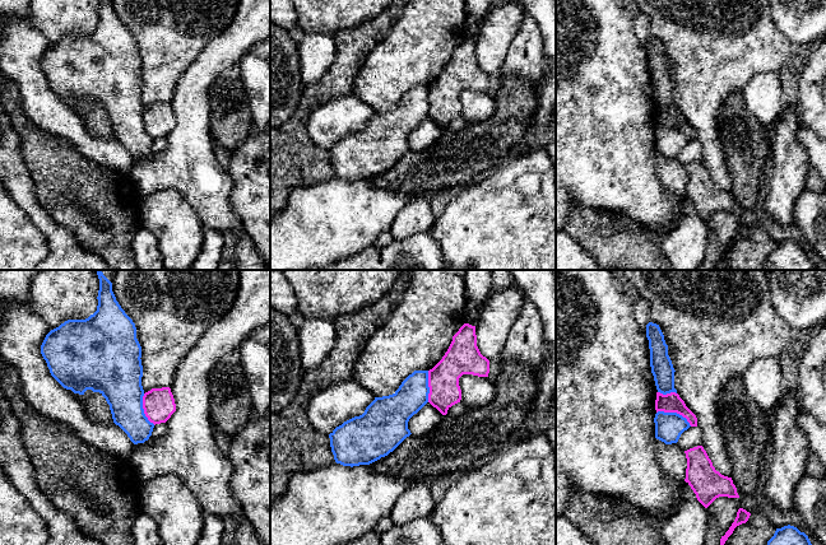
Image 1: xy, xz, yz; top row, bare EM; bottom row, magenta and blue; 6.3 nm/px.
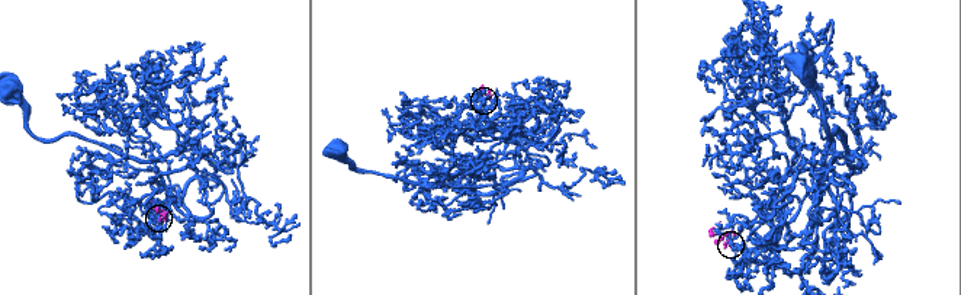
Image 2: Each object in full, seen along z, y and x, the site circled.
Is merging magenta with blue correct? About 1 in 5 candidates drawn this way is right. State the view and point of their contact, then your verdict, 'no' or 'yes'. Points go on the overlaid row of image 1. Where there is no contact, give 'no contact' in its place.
contact yz (674, 411); no

